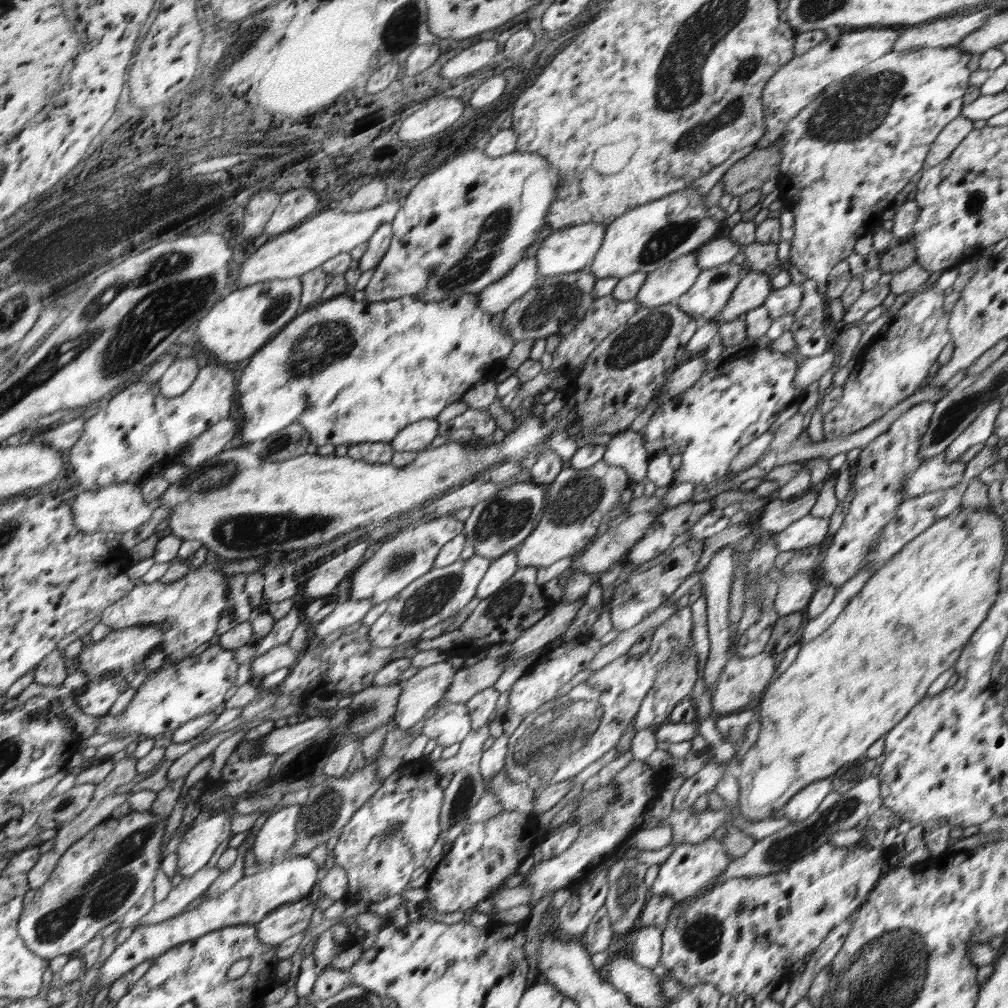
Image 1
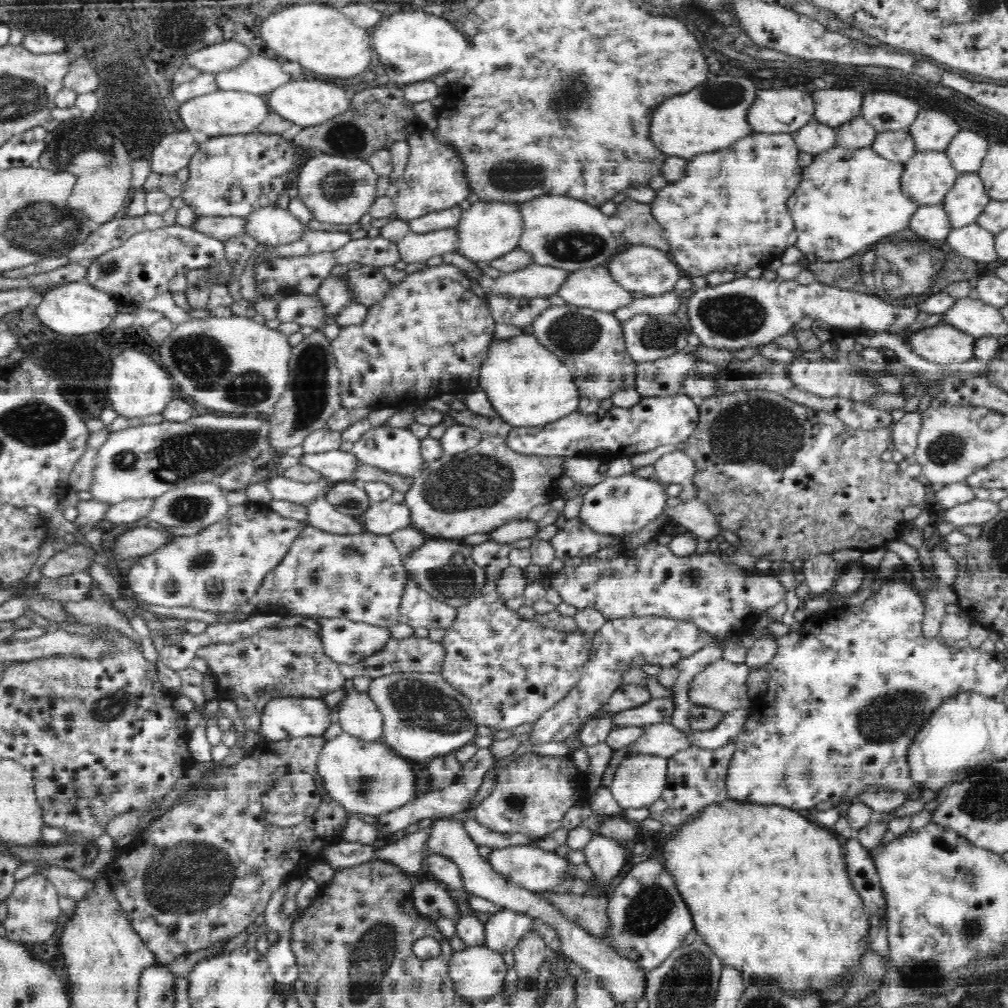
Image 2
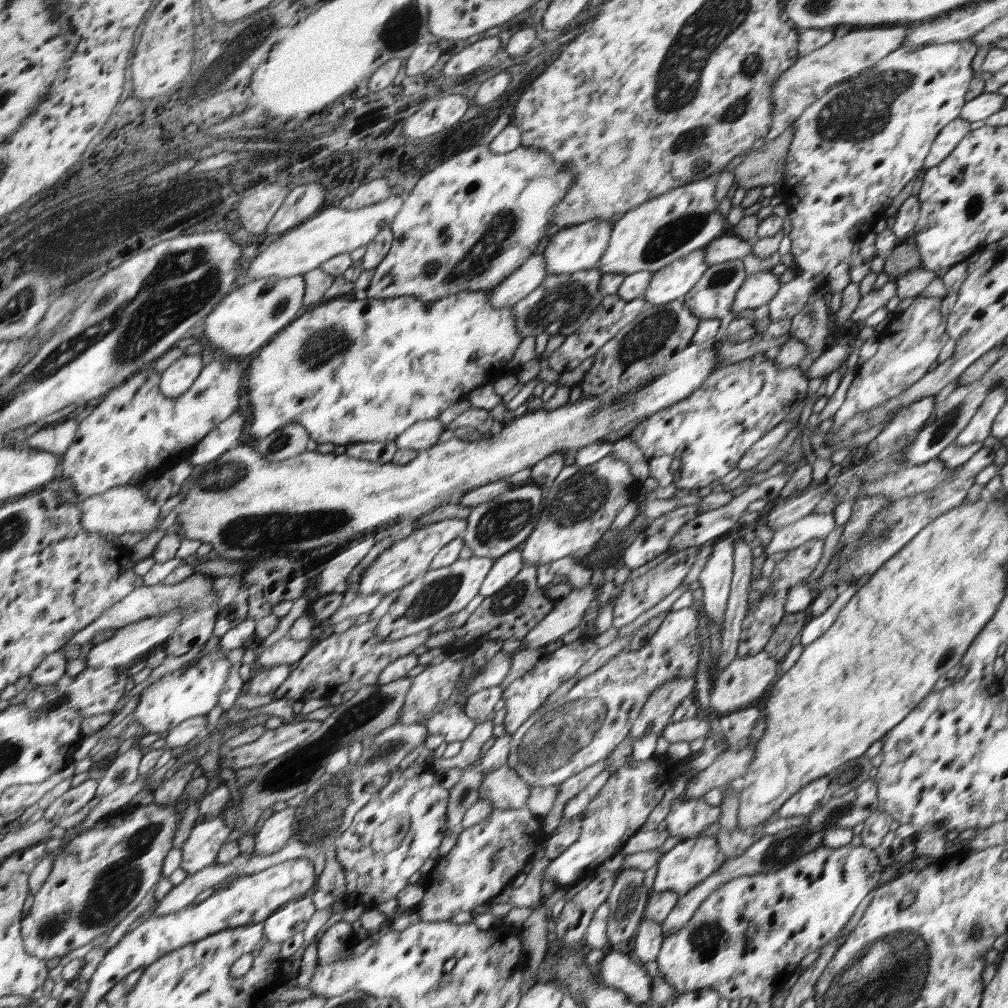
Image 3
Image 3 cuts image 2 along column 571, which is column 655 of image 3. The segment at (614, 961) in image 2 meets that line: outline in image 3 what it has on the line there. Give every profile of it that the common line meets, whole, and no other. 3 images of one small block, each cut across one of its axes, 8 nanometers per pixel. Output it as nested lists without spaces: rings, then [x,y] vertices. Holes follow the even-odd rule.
[[[643,918],[631,943],[631,956],[638,957],[639,960],[642,961],[642,964],[646,964],[646,962],[656,960],[656,957],[658,957],[658,953],[661,949],[662,942],[662,925],[656,922],[656,920]]]

